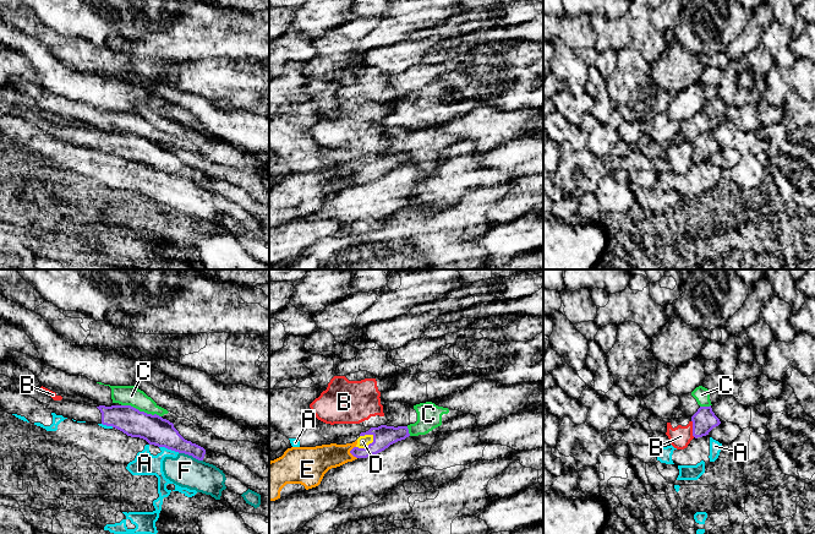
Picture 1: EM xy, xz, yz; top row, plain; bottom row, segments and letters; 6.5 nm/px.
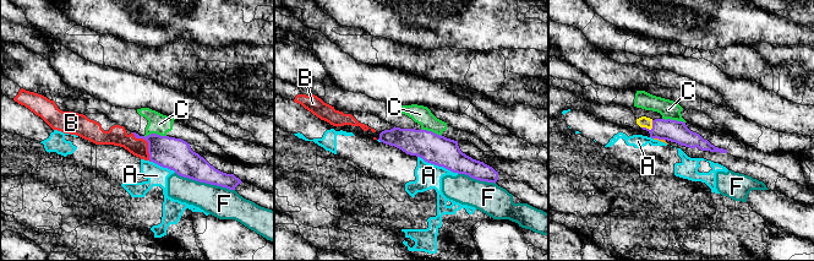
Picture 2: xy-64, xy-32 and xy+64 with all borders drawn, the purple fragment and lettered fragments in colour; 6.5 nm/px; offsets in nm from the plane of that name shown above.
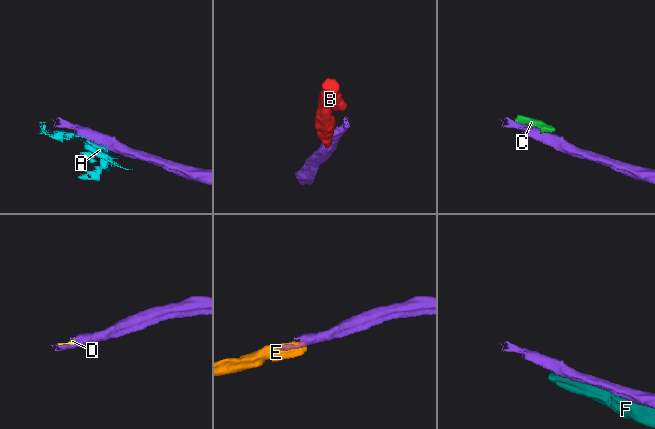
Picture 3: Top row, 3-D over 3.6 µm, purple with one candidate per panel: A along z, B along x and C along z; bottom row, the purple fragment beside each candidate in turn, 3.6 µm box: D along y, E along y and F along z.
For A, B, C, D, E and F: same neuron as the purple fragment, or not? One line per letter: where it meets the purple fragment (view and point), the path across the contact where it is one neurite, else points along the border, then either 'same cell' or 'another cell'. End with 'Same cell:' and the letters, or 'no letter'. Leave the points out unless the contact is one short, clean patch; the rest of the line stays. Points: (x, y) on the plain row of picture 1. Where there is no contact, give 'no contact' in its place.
A: xy (169, 174) | along xy (159, 172), (179, 178) | another cell
B: yz (693, 154) | along yz (692, 146), (692, 159), (694, 162) | another cell
C: xy (141, 137) | another cell
D: xz (368, 172) | same cell
E: xz (350, 178) | along xz (354, 172), (350, 178), (356, 184) | another cell
F: xy (191, 180) | another cell
Same cell: D

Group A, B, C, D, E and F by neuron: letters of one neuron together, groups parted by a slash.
A F / B / C / D / E

